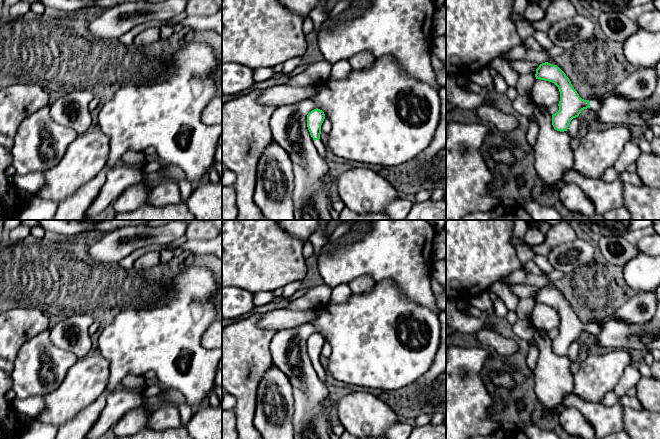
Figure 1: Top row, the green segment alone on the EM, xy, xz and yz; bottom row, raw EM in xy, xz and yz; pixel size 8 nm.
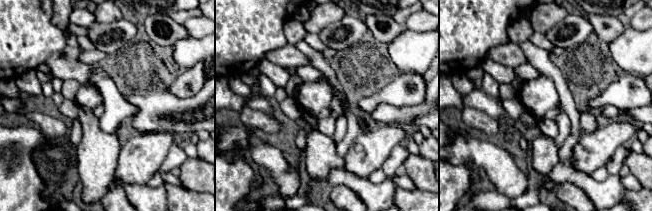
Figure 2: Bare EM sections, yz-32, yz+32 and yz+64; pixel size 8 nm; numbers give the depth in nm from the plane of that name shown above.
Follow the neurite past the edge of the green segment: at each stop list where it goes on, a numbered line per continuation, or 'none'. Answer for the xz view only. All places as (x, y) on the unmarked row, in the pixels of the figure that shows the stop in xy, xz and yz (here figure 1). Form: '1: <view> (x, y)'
1: xz (320, 369)

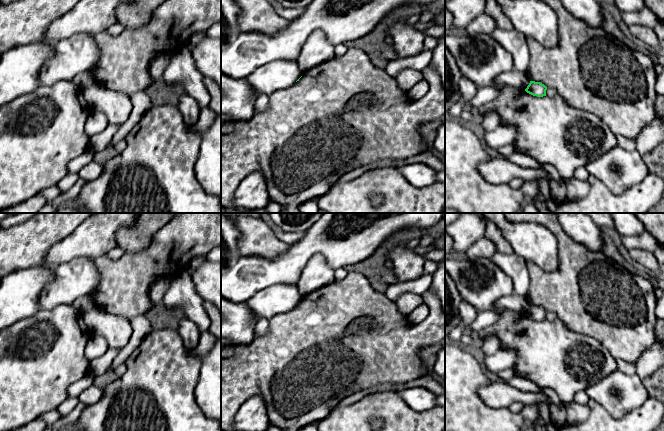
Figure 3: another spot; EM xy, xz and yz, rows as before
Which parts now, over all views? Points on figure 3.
none

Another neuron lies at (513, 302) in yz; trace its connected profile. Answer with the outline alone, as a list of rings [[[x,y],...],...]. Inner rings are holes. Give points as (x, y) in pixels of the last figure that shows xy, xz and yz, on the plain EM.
[[[512,293],[502,297],[489,309],[480,312],[468,328],[472,332],[481,332],[494,325],[504,311],[526,313],[530,304],[526,297]]]

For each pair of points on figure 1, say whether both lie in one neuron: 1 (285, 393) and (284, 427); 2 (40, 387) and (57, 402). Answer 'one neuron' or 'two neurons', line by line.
1: one neuron
2: two neurons

